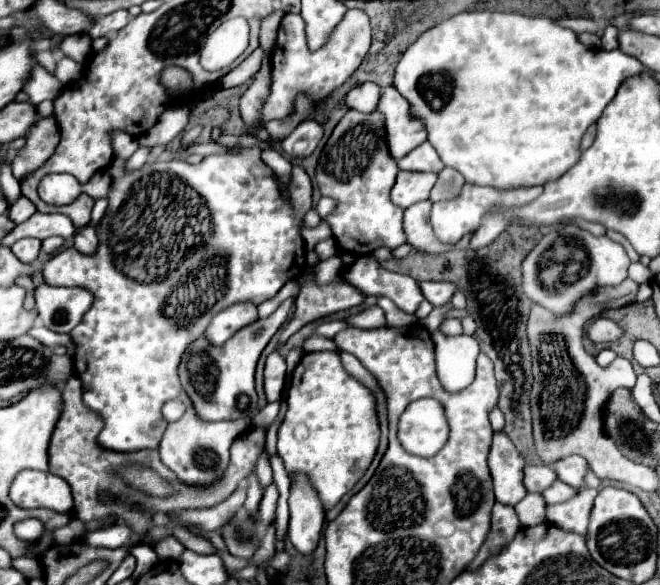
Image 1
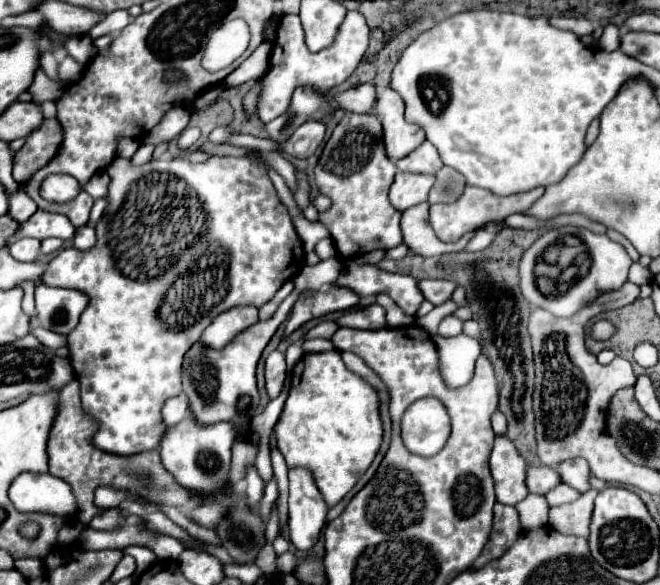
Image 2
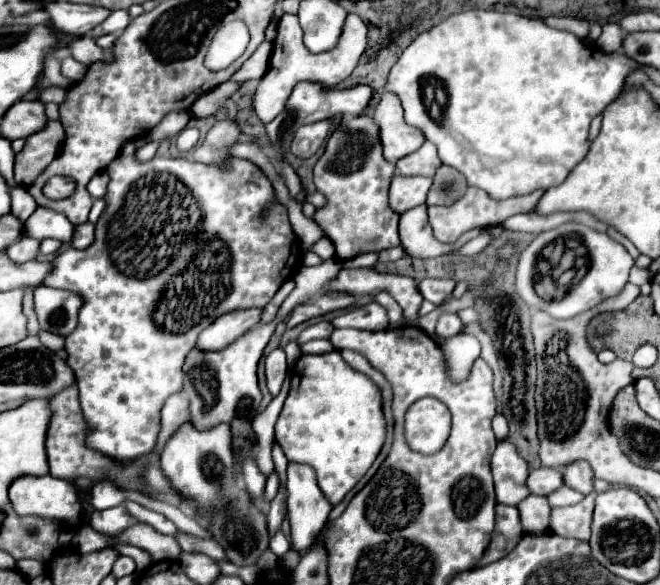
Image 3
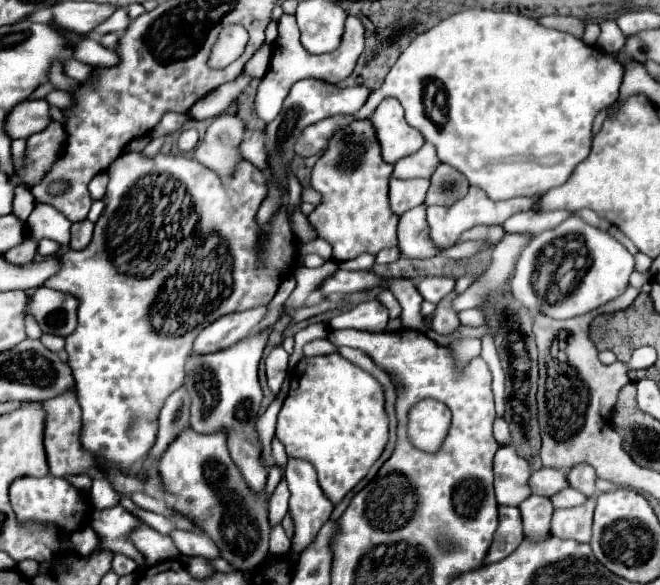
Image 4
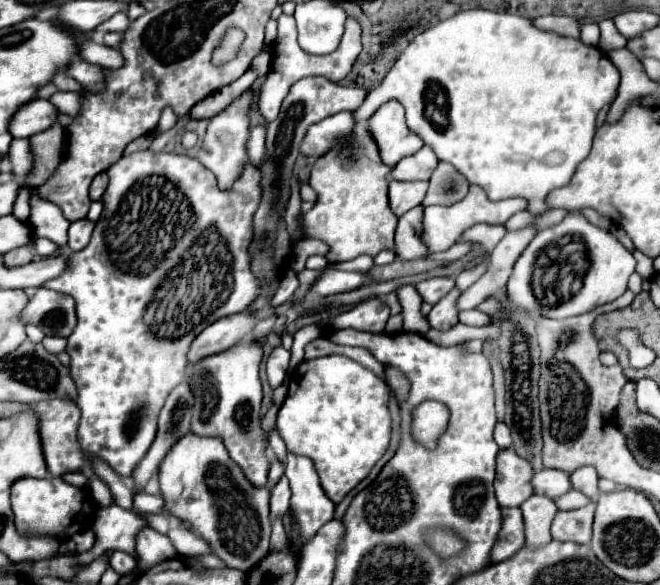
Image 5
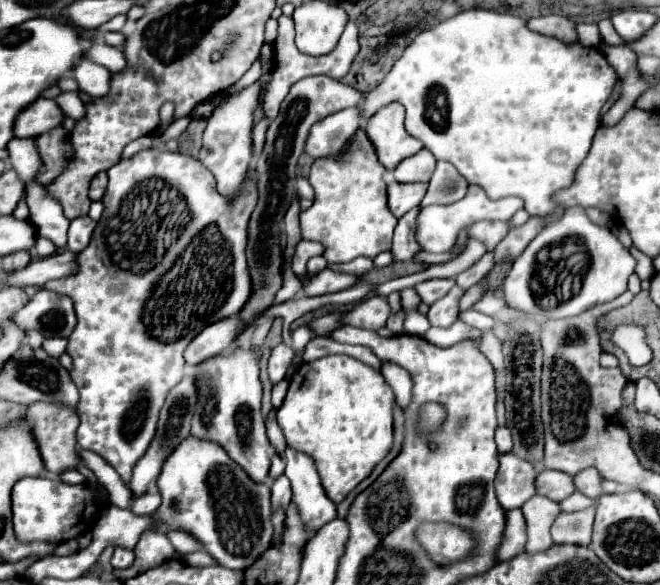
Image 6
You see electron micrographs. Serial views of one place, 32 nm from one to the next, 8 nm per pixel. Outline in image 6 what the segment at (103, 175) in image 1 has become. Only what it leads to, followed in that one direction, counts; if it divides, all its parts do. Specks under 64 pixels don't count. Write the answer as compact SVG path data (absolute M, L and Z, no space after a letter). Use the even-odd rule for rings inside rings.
M98 172L98 174L92 178L92 182L90 182L90 192L88 192L90 200L102 200L102 196L104 196L104 192L106 192L106 186L108 186L108 176L106 176L106 172Z

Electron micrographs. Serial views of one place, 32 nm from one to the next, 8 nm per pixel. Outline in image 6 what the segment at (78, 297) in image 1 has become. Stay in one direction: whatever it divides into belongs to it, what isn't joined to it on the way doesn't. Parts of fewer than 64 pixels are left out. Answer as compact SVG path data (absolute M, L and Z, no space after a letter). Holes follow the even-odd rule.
M40 290L22 310L14 314L12 322L24 332L40 330L44 338L68 338L76 326L76 314L68 296Z

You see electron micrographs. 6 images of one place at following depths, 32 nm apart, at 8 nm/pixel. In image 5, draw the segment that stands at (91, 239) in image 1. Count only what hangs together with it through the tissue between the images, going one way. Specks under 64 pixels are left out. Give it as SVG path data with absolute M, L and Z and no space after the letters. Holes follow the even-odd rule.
M88 218L74 220L72 226L70 226L70 230L68 230L68 248L72 252L78 252L78 250L86 248L88 242L90 242L92 230L94 230L94 222L90 222Z

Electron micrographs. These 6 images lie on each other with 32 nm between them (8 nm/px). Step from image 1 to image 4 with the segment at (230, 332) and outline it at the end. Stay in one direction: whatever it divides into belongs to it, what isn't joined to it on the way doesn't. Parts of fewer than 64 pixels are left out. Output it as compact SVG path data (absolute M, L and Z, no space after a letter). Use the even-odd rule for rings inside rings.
M260 306L260 308L250 308L246 312L226 314L218 318L218 322L212 322L208 328L204 328L198 334L190 354L192 356L212 354L234 346L234 342L240 342L258 326L258 322L266 316L266 312L268 312L266 306Z

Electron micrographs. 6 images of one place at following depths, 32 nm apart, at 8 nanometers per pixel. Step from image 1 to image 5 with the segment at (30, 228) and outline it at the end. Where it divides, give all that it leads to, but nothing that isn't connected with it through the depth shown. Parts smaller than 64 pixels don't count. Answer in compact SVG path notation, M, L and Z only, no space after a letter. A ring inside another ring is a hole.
M30 188L30 218L28 224L36 238L48 238L58 246L66 246L70 222L64 218L62 210L50 202L42 200L36 188Z

